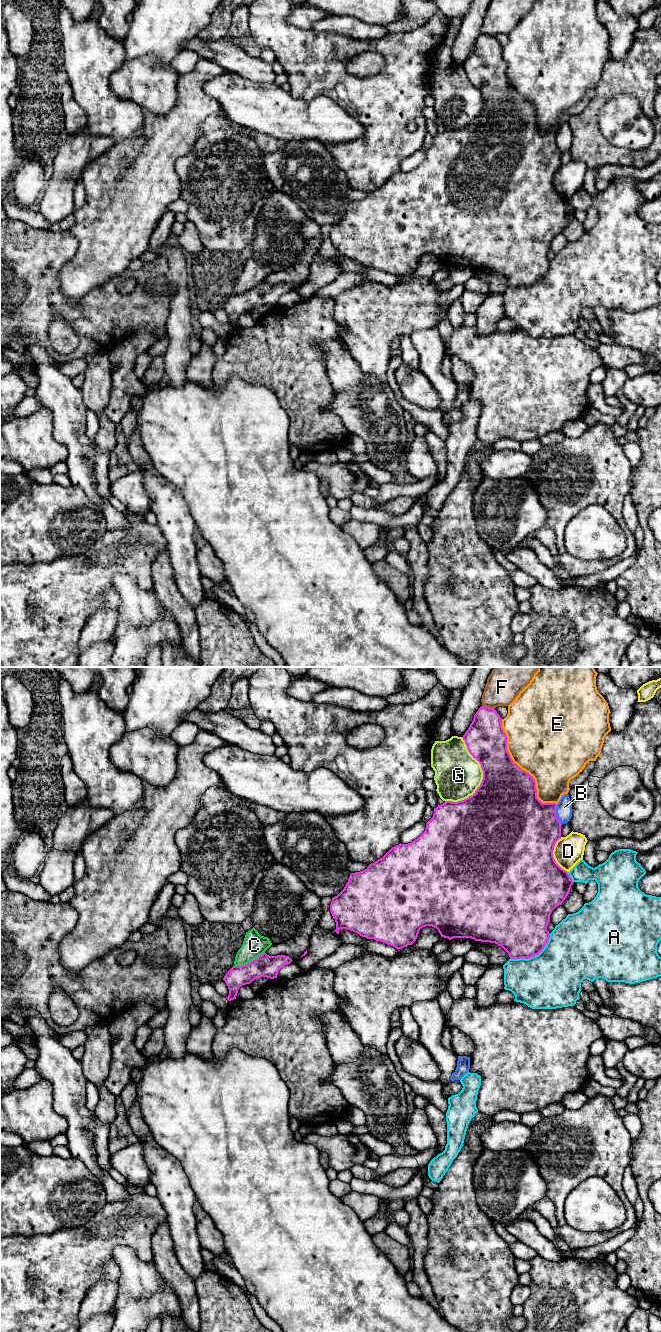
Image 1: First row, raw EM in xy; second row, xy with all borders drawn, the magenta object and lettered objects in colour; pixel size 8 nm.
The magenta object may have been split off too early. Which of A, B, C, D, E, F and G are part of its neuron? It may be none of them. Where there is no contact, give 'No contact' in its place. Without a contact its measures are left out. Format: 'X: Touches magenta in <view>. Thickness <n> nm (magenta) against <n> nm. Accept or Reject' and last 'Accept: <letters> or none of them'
A: Touches magenta in xy. Thickness 420 nm (magenta) against 460 nm. Reject
B: Touches magenta in xy. Thickness 480 nm (magenta) against 130 nm. Reject
C: Touches magenta in xy. Thickness 180 nm (magenta) against 190 nm. Reject
D: Touches magenta in xy. Thickness 500 nm (magenta) against 240 nm. Reject
E: Touches magenta in xy. Thickness 480 nm (magenta) against 500 nm. Reject
F: Touches magenta in xy. Thickness 320 nm (magenta) against 260 nm. Reject
G: Touches magenta in xy. Thickness 480 nm (magenta) against 360 nm. Reject
Accept: none of them

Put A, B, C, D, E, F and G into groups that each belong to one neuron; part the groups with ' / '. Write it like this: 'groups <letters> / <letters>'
groups A / B / C / D / E / F / G

